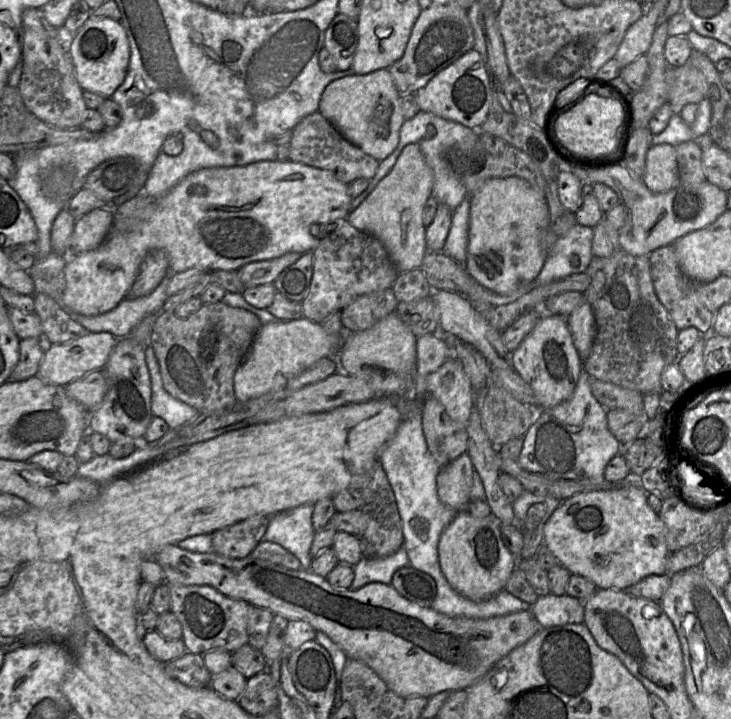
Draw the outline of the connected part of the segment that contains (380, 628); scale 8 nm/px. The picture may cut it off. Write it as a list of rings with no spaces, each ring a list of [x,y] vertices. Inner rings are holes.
[[[166,545],[152,559],[161,566],[165,575],[164,583],[168,585],[210,586],[225,596],[268,609],[274,615],[283,616],[289,621],[309,623],[316,631],[325,633],[348,658],[368,665],[390,690],[402,697],[430,698],[443,691],[468,689],[499,660],[540,631],[531,610],[487,619],[450,617],[431,607],[423,607],[407,600],[388,584],[371,582],[357,590],[334,588],[326,578],[309,570],[289,570],[251,556],[235,559],[215,552],[196,553],[177,545]]]

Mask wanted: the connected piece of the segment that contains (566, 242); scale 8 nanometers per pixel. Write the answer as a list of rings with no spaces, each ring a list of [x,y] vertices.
[[[576,223],[563,237],[559,237],[547,252],[541,271],[532,284],[546,285],[583,273],[593,257],[592,239],[593,228]]]

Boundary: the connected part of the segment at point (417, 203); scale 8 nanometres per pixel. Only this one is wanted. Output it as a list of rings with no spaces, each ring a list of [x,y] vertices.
[[[408,144],[403,148],[392,170],[346,218],[353,227],[381,241],[399,273],[419,269],[428,251],[423,208],[428,198],[432,197],[433,183],[433,172],[419,145]]]

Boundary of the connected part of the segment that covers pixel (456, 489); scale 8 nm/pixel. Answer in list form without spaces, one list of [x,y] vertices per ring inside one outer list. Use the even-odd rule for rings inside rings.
[[[467,453],[442,467],[437,480],[437,496],[442,504],[458,512],[466,511],[471,501],[473,465]]]

